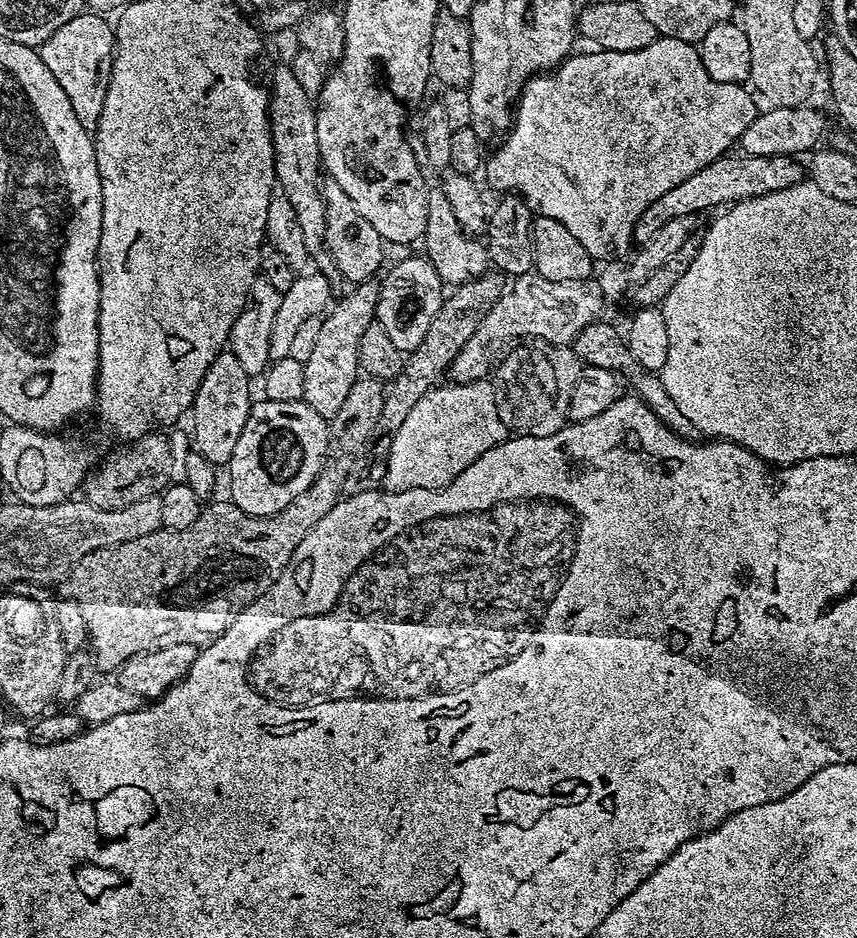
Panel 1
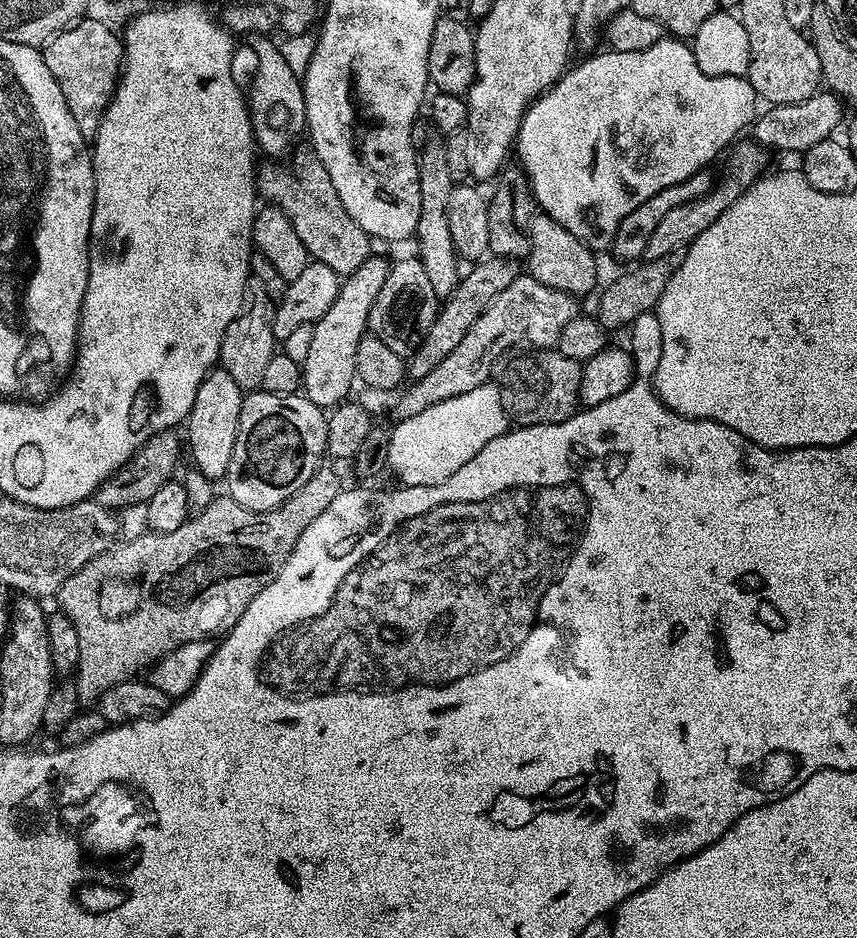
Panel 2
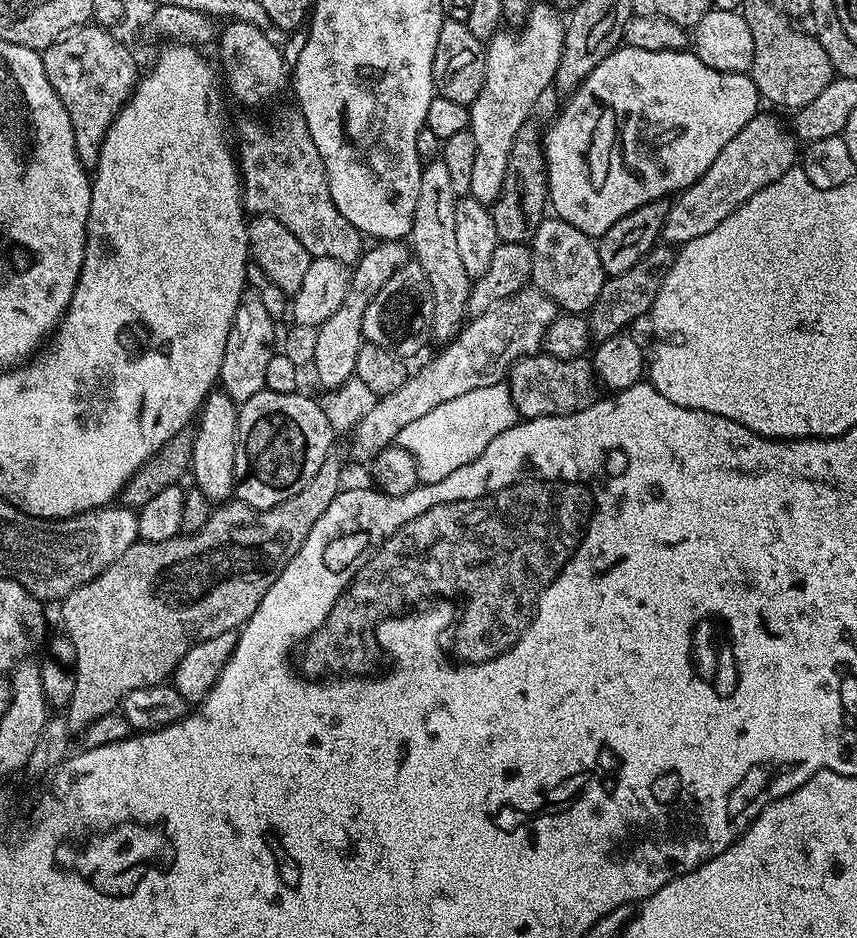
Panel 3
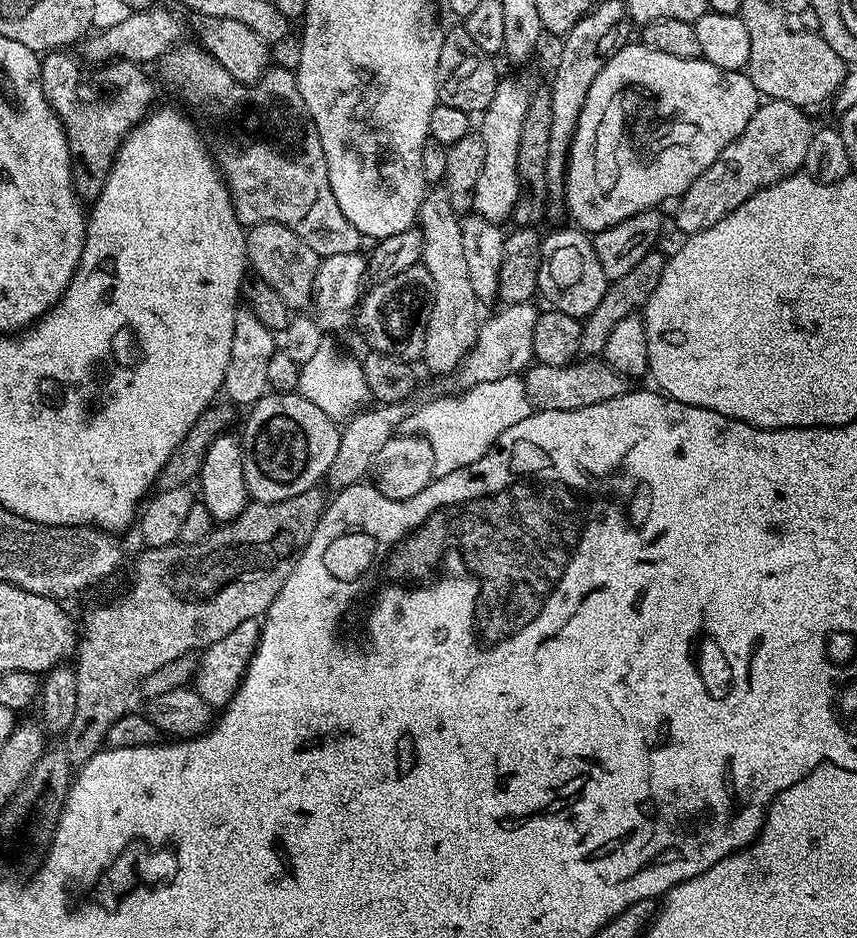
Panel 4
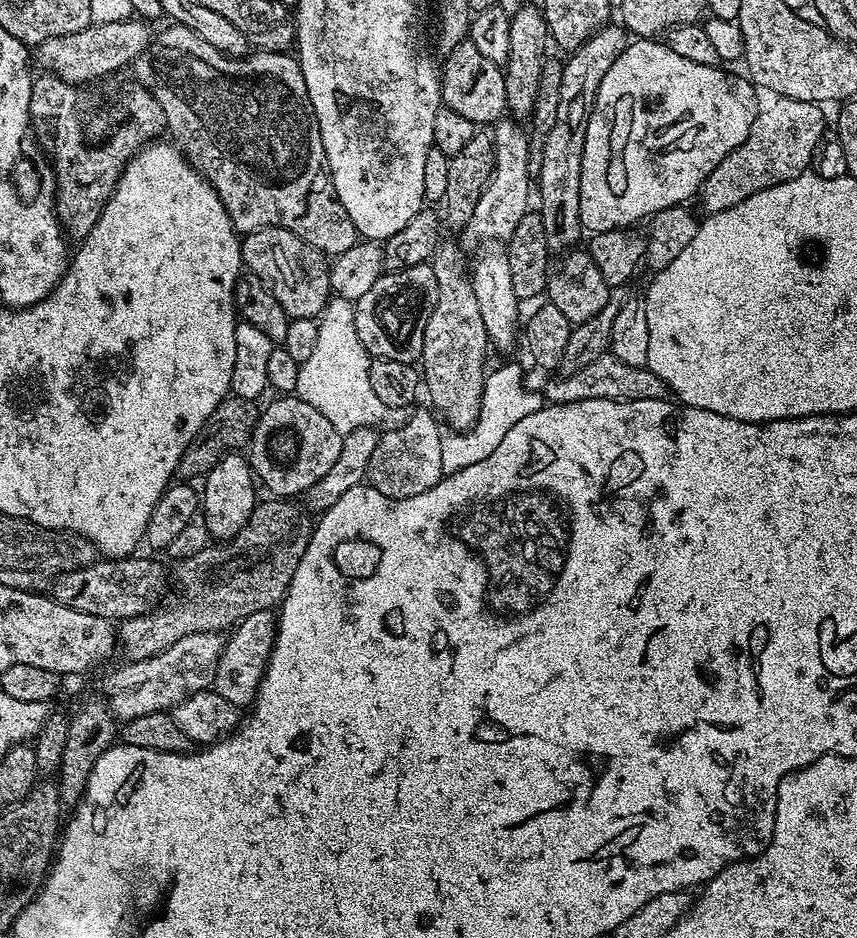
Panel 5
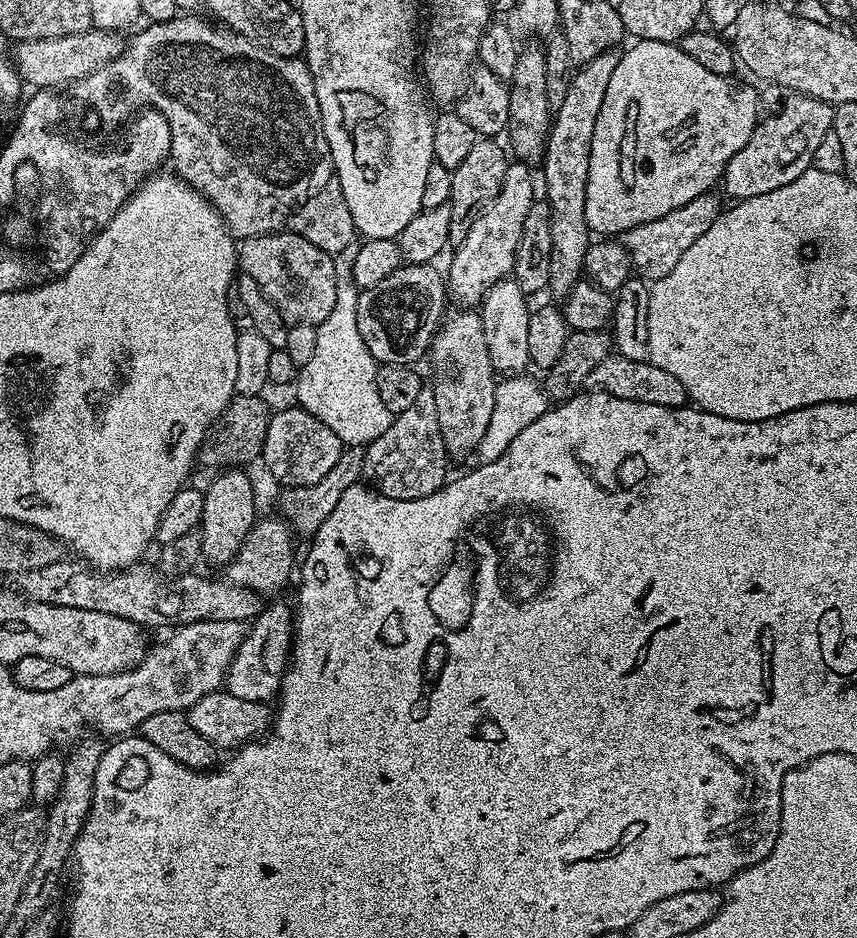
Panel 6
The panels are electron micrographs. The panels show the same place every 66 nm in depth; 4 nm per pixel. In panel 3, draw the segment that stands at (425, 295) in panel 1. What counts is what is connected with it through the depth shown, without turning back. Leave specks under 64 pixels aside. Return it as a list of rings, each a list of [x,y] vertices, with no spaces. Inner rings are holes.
[[[414,262],[406,263],[366,306],[366,318],[362,318],[364,339],[382,350],[390,350],[401,358],[416,356],[424,348],[424,343],[432,336],[434,318],[434,294],[430,290],[430,278]]]

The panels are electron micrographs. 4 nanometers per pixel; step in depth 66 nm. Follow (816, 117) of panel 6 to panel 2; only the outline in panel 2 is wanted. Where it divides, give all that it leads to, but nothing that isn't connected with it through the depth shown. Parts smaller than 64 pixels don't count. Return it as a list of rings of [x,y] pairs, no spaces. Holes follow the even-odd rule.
[[[755,142],[747,143],[737,143],[731,149],[731,152],[733,151],[732,157],[729,158],[728,165],[724,168],[724,180],[717,179],[711,190],[701,200],[691,200],[682,206],[674,206],[670,210],[666,210],[666,215],[662,217],[662,222],[658,222],[658,227],[654,229],[654,234],[646,246],[643,254],[644,260],[653,260],[654,258],[668,256],[670,250],[674,250],[675,248],[687,249],[688,245],[698,238],[698,234],[702,234],[702,230],[706,230],[706,226],[718,222],[718,218],[722,218],[724,211],[750,185],[756,183],[757,180],[765,175],[766,169],[764,167],[768,164],[769,153],[761,144]]]

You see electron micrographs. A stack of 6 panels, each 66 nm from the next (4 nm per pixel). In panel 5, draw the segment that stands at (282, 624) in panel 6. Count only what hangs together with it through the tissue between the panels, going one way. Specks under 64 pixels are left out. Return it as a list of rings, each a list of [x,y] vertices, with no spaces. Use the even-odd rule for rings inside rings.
[[[271,611],[255,612],[245,616],[239,624],[231,629],[230,635],[224,641],[224,649],[218,658],[218,666],[211,684],[211,691],[222,694],[226,702],[237,706],[248,706],[256,699],[256,692],[260,689],[260,680],[264,676],[264,671],[268,665],[268,659],[272,653],[272,647],[276,641],[276,621],[277,617]]]

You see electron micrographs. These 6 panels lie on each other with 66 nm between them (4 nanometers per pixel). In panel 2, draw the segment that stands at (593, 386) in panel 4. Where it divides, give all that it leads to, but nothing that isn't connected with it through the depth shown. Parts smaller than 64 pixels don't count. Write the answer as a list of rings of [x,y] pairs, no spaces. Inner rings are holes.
[[[524,350],[520,354],[498,372],[500,401],[509,421],[520,426],[557,424],[575,414],[580,404],[581,361],[566,358],[558,350]]]

